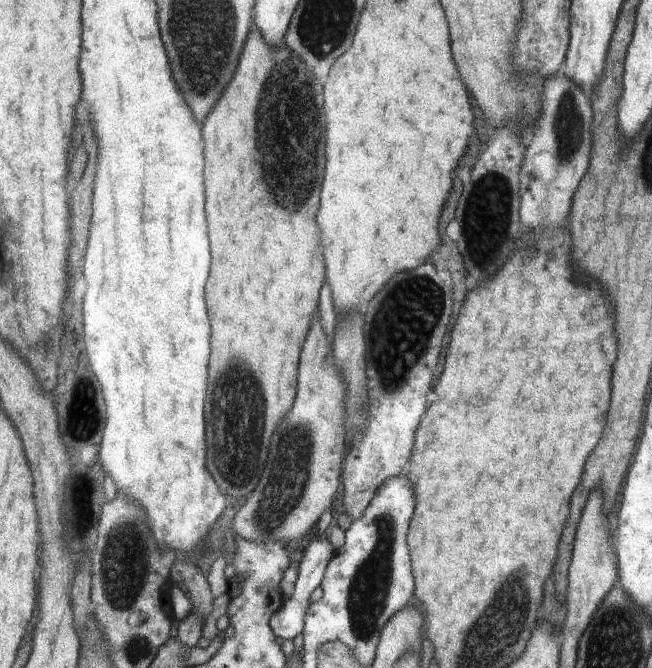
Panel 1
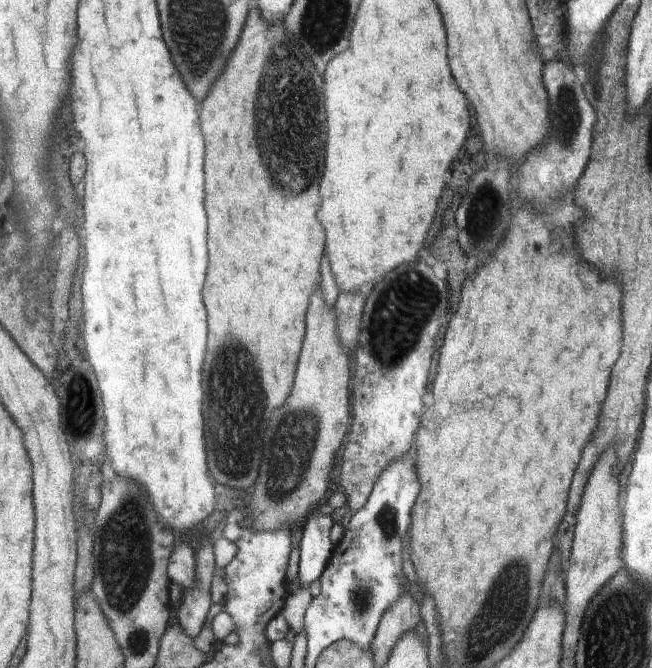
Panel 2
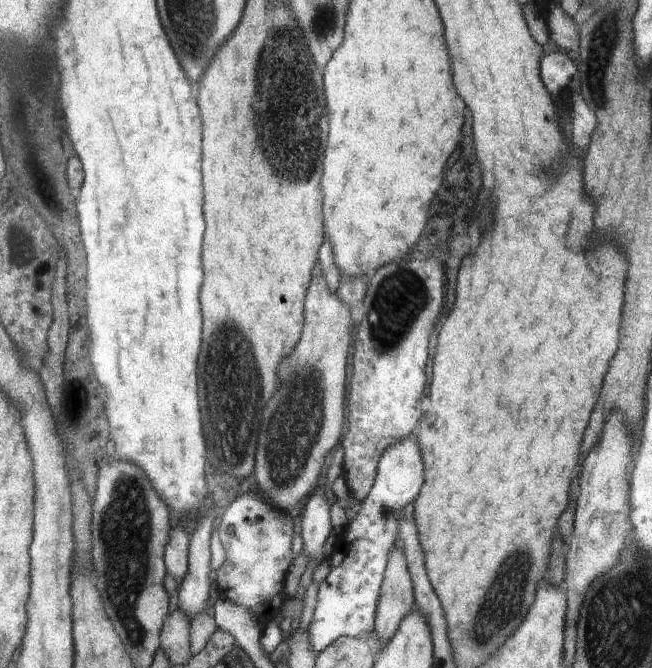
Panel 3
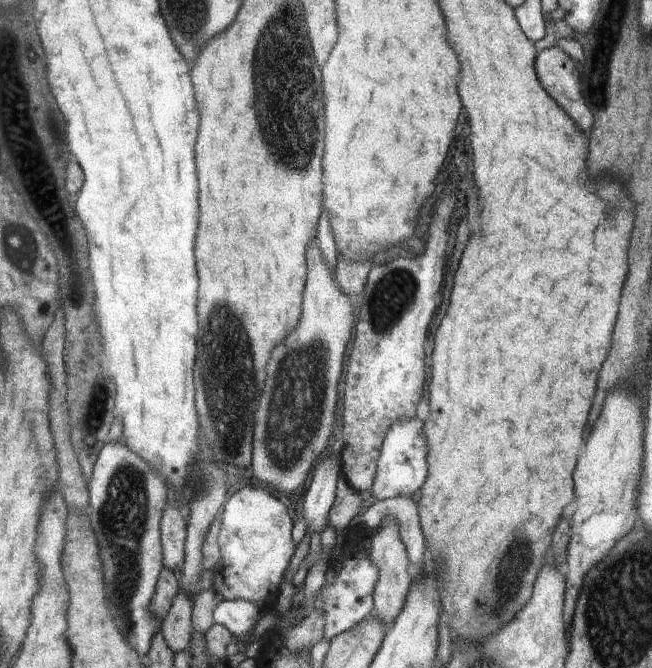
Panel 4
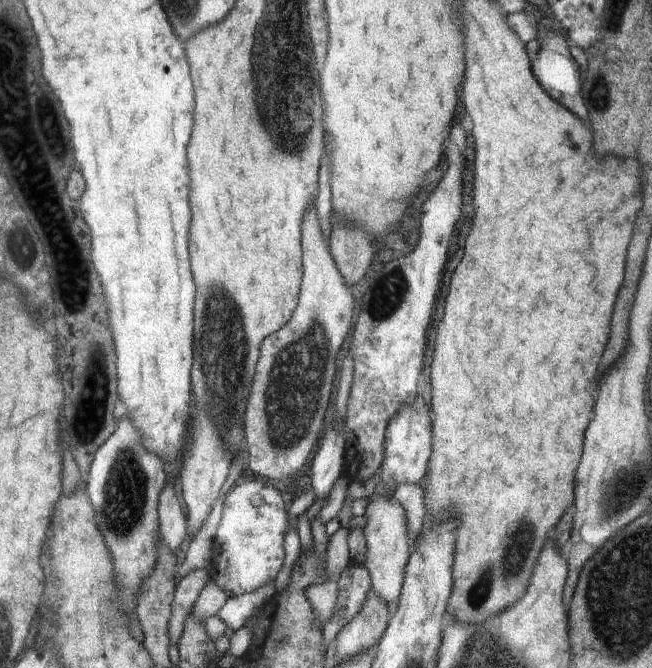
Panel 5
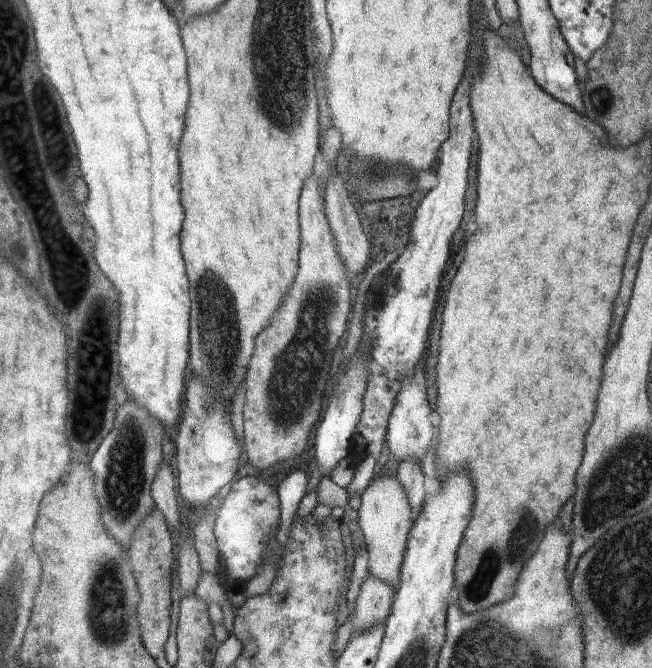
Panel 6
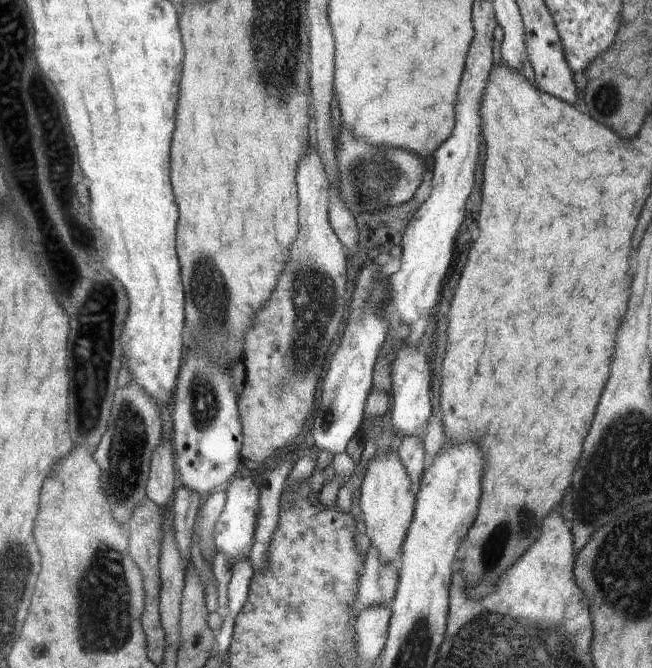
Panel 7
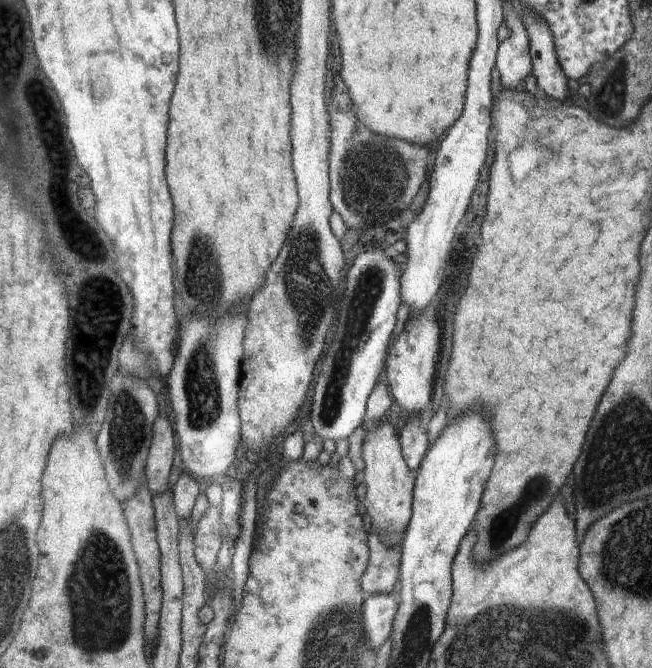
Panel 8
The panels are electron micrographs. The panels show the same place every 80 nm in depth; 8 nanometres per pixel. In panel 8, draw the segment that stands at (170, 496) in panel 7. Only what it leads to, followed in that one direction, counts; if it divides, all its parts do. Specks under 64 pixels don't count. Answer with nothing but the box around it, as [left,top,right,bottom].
[145,416,176,494]

